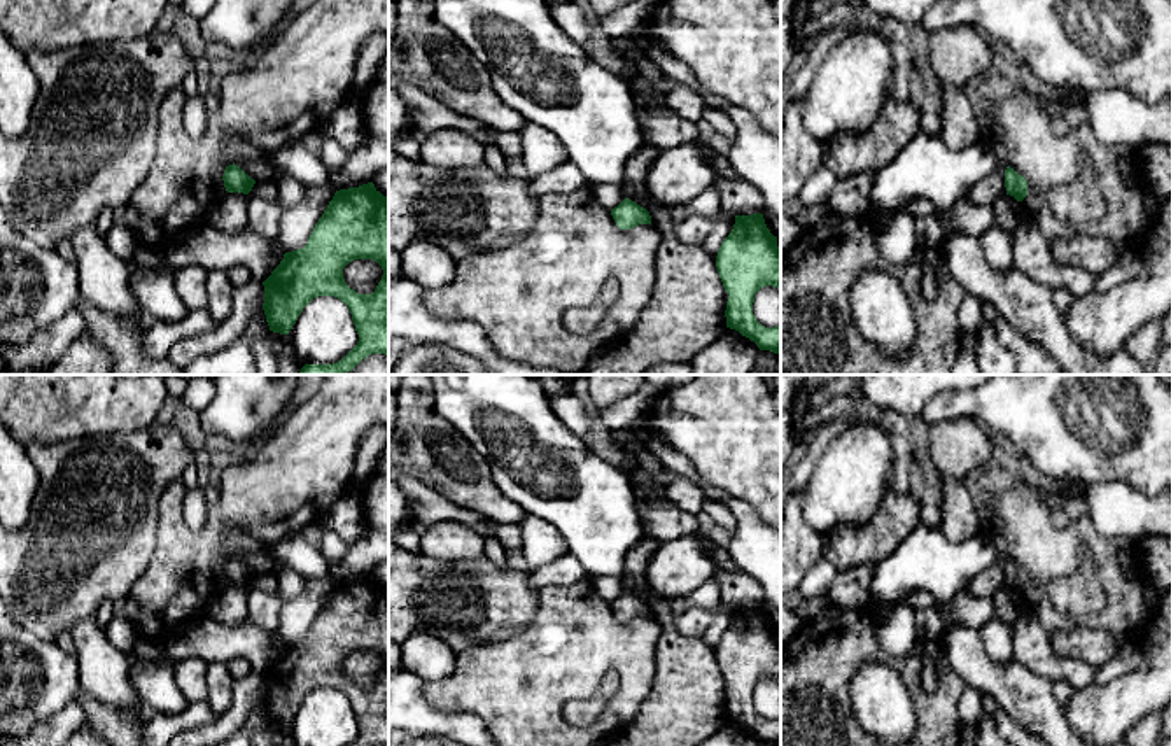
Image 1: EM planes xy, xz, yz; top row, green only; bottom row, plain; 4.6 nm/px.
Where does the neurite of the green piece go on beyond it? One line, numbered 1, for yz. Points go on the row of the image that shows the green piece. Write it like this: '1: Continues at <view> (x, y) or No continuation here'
1: No continuation here

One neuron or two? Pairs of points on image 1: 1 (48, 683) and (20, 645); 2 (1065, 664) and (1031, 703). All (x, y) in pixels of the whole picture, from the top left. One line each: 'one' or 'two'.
1: one
2: two

